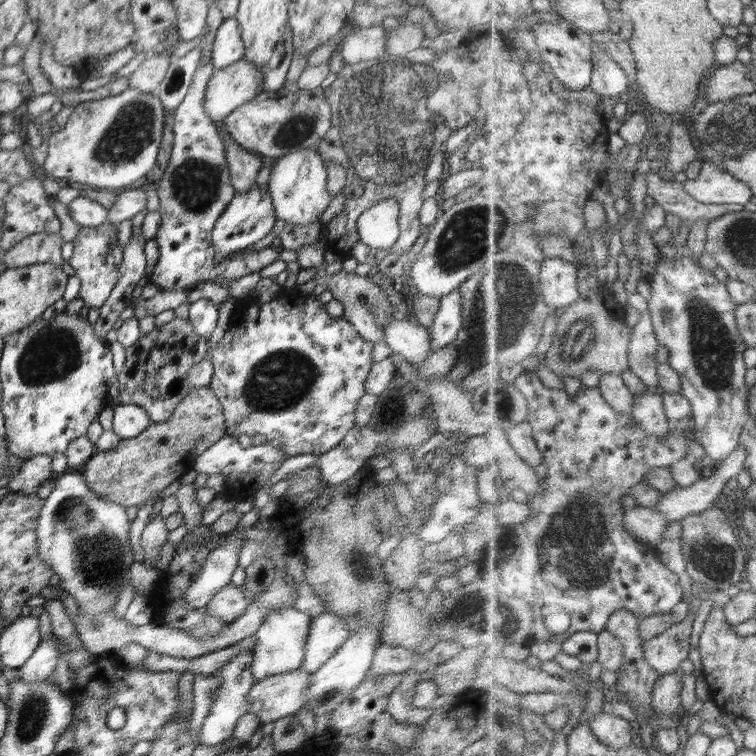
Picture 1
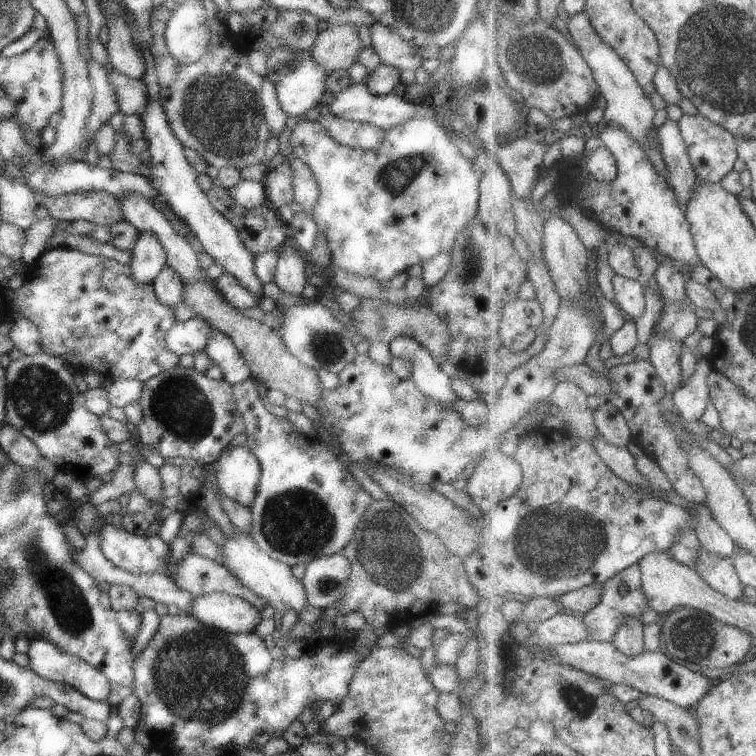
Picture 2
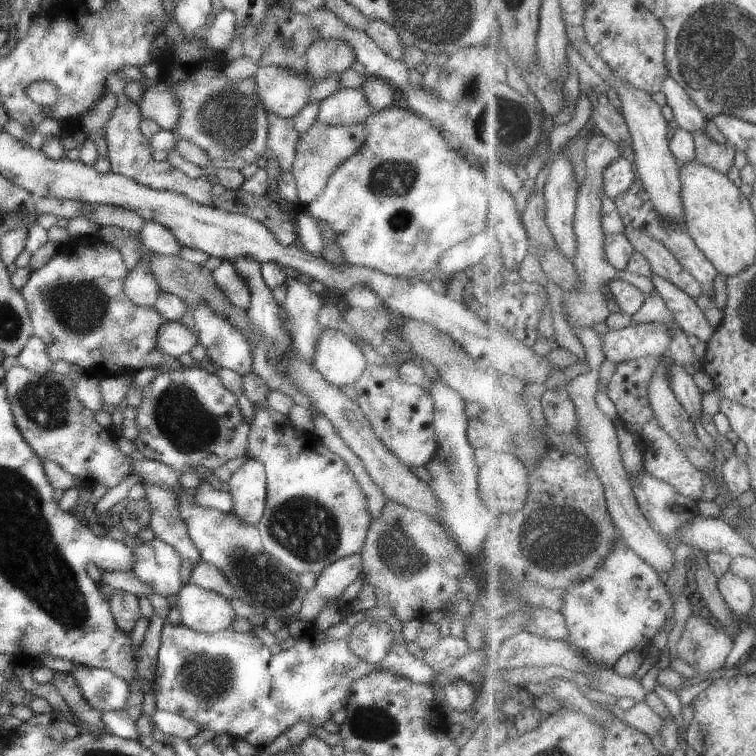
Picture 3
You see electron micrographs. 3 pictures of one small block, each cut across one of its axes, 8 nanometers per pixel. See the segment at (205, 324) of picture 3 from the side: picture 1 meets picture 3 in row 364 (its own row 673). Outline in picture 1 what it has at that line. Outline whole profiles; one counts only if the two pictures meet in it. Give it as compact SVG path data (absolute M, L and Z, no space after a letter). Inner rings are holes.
M243 650L236 656L230 658L226 664L223 664L216 676L221 678L220 688L217 690L212 703L210 712L203 722L200 729L199 744L204 746L222 746L226 740L233 738L233 732L236 723L241 716L250 713L250 701L247 699L250 687L255 683L254 675L251 671L251 664L253 661L253 652L251 650Z

